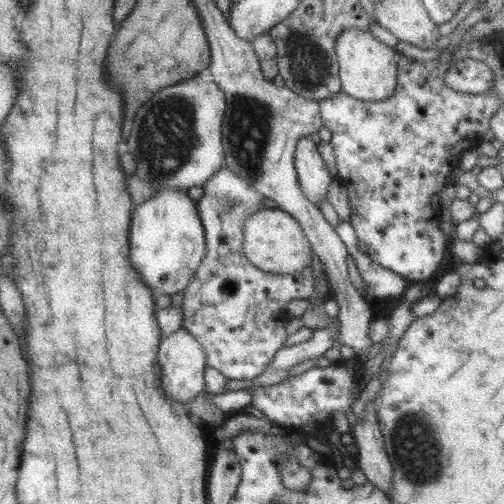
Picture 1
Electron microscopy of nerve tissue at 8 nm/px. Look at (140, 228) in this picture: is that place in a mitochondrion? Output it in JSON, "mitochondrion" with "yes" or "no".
{"mitochondrion":"no"}

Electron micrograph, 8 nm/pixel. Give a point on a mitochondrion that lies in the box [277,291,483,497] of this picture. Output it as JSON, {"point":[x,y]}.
{"point":[408,438]}

